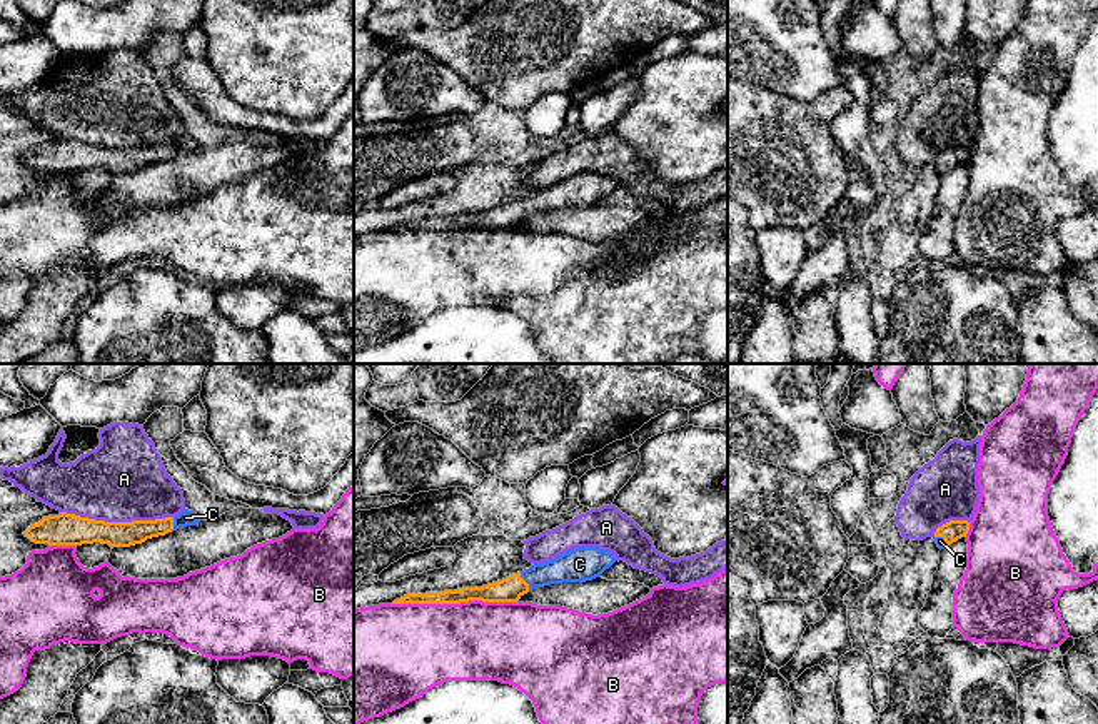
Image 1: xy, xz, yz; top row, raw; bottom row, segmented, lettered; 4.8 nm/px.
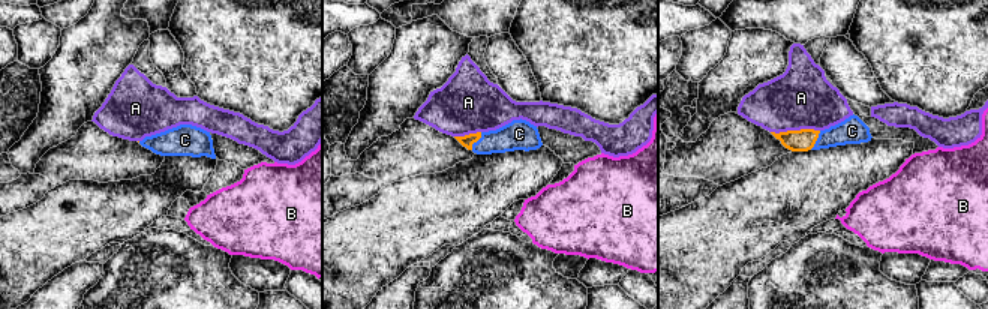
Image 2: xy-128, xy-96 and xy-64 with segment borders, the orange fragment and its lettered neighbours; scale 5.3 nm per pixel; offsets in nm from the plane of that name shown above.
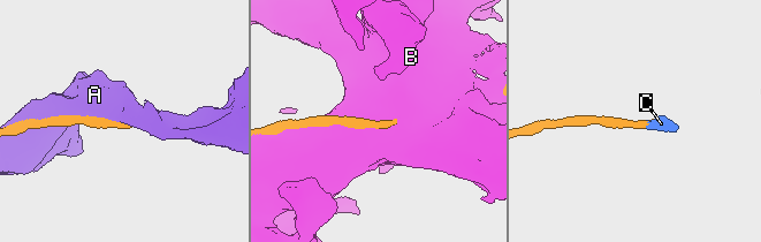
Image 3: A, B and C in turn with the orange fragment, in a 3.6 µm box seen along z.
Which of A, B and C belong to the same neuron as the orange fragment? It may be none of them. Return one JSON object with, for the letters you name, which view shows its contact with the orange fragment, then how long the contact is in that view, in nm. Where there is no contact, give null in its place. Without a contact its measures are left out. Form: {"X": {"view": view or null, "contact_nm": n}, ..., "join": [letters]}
{"C": {"view": "xz", "contact_nm": 100}, "join": ["C"]}

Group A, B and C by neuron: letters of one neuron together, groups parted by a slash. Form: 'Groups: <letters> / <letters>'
Groups: A / B / C

